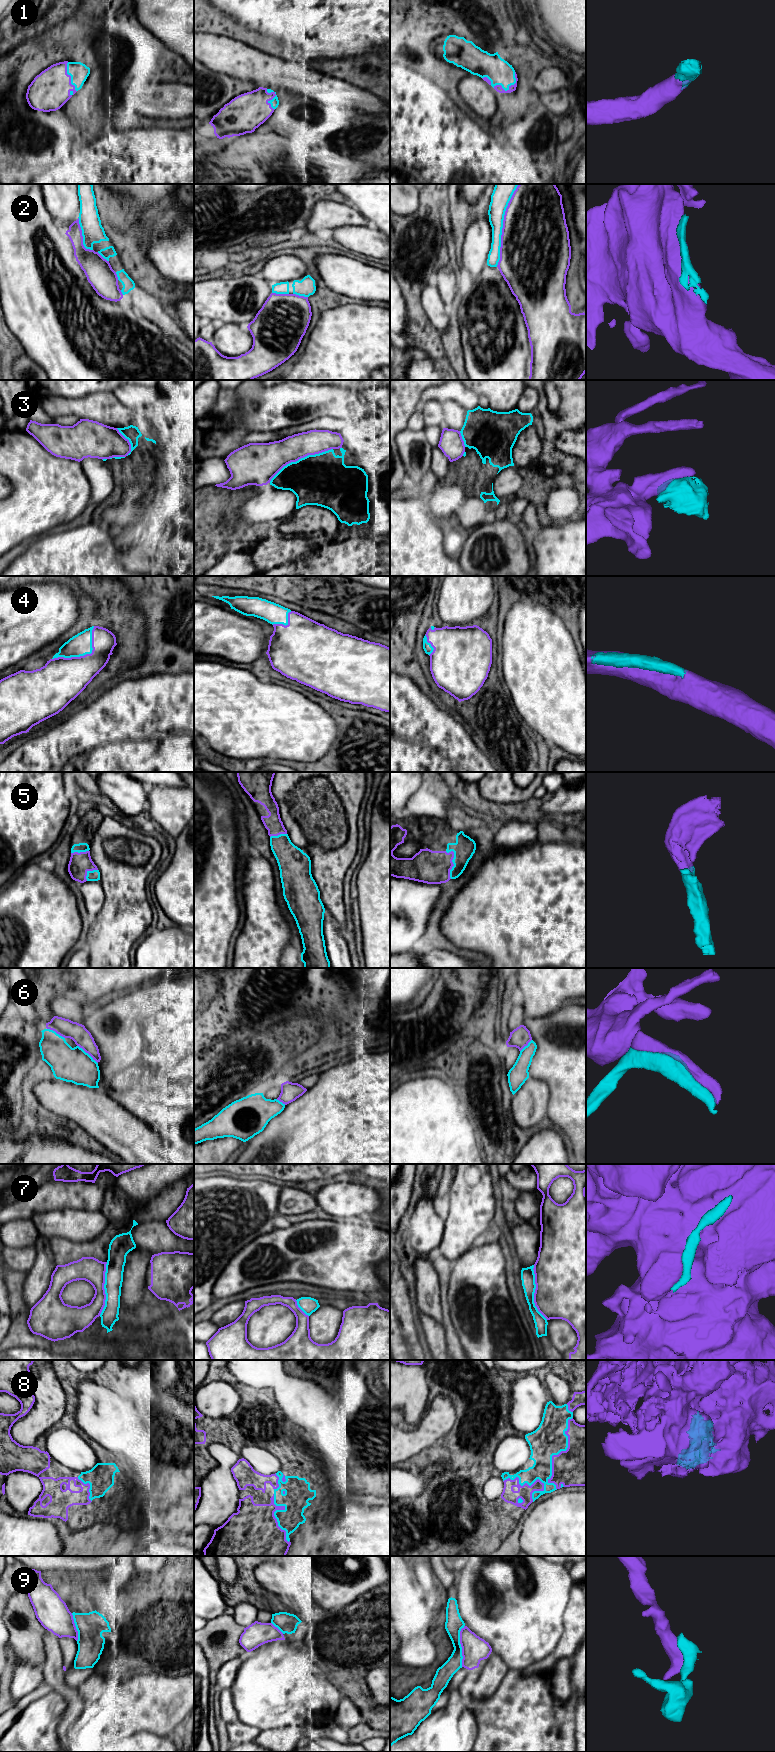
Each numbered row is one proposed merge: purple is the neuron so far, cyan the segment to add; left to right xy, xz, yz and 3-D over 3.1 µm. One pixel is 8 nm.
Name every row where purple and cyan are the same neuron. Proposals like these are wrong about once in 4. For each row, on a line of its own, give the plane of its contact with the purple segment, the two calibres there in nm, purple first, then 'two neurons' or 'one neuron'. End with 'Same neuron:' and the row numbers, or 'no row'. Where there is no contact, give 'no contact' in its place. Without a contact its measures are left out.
1: contact in yz; calibres 60 and 200 nm; one neuron
2: contact in yz; calibres 500 and 150 nm; two neurons
3: contact in xz; calibres 260 and 420 nm; two neurons
4: contact in xy; calibres 340 and 180 nm; one neuron
5: contact in yz; calibres 280 and 170 nm; one neuron
6: contact in xy; calibres 150 and 280 nm; one neuron
7: contact in yz; calibres 480 and 110 nm; two neurons
8: contact in yz; calibres 360 and 260 nm; one neuron
9: contact in yz; calibres 200 and 140 nm; two neurons
Same neuron: 1, 4, 5, 6, 8

